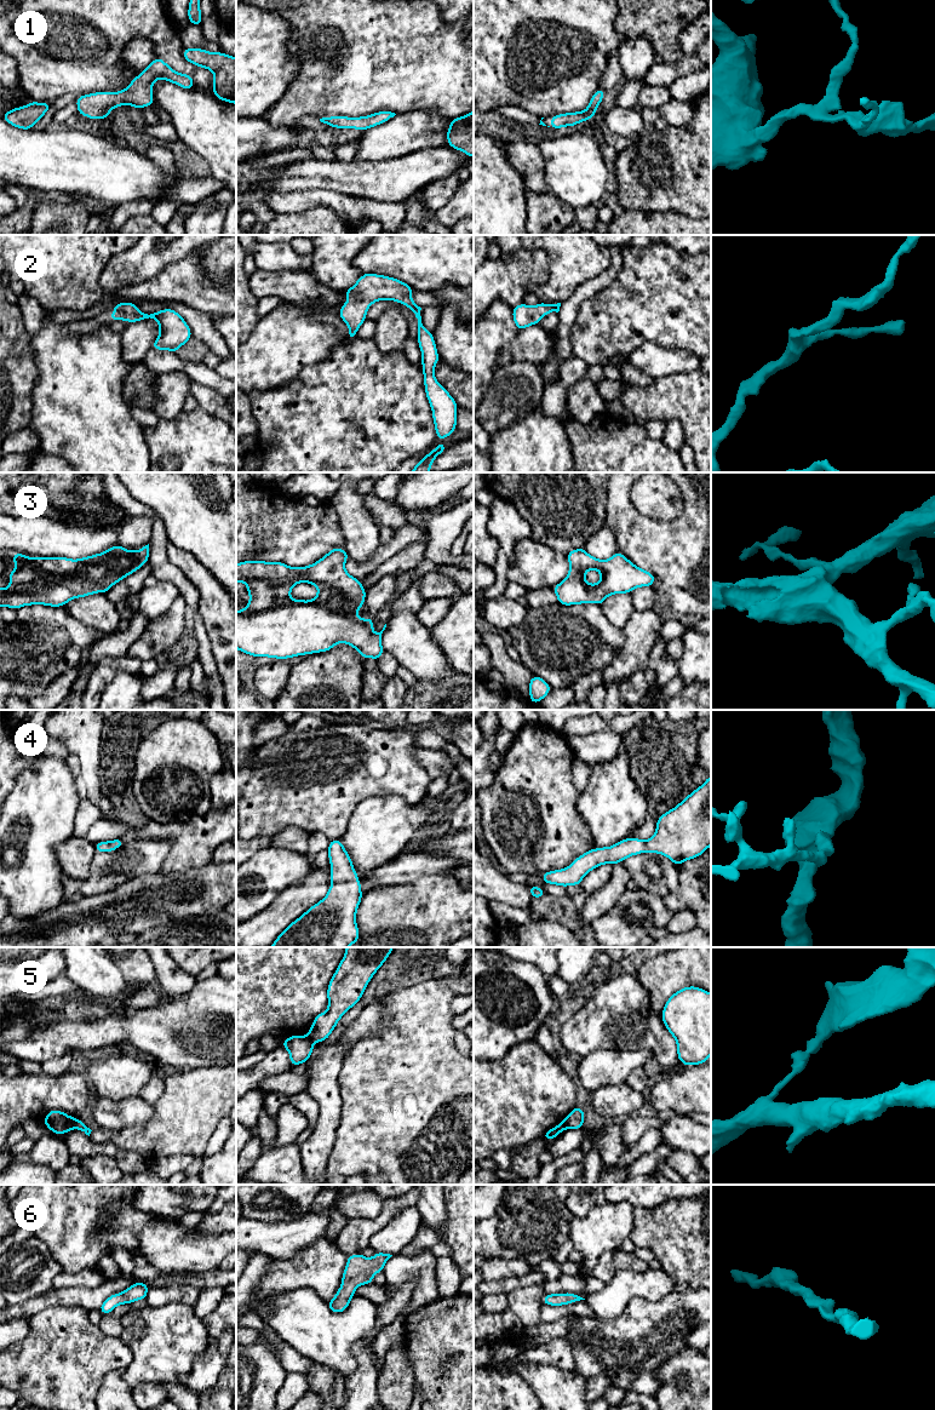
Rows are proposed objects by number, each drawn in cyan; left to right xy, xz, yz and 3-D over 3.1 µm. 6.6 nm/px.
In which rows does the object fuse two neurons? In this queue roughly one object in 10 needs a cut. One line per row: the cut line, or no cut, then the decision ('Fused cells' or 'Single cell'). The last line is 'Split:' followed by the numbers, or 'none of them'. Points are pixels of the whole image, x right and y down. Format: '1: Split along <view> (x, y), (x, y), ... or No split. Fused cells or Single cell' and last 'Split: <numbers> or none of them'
1: No split. Single cell
2: No split. Single cell
3: No split. Single cell
4: No split. Single cell
5: Split along xy (75, 1118), (73, 1128). Fused cells
6: No split. Single cell
Split: 5

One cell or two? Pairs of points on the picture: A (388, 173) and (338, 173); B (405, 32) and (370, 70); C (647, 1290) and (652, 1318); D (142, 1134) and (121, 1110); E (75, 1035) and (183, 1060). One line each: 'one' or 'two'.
A: one
B: one
C: two
D: two
E: one

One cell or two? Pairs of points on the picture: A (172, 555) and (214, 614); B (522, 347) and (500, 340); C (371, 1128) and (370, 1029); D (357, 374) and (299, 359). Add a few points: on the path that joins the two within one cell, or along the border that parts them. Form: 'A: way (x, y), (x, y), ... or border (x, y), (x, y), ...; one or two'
A: way (188, 566), (207, 585), (213, 599); one
B: border (518, 331), (512, 340), (511, 359); two
C: border (385, 1012), (382, 1029), (360, 1039), (345, 1052); two
D: border (338, 343), (317, 365), (307, 367), (294, 379); two

